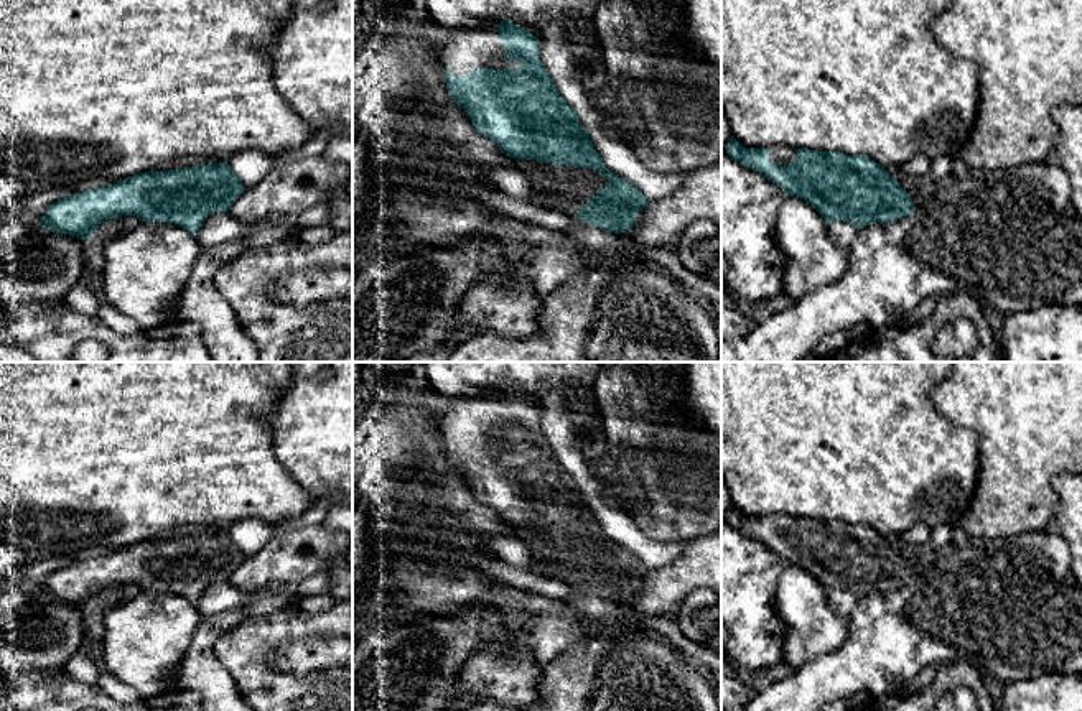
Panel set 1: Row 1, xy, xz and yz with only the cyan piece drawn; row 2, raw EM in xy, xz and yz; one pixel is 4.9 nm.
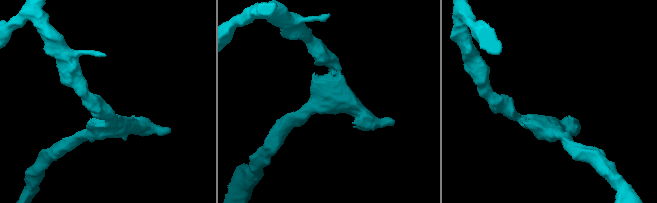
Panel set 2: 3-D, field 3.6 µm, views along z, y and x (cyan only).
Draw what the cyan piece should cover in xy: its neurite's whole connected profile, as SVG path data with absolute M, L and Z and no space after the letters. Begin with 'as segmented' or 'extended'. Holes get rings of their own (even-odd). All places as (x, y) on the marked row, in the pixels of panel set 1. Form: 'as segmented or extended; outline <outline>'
extended; outline M189 155L114 184L68 194L49 206L40 219L40 227L87 240L104 221L137 216L142 222L168 222L196 235L208 216L227 212L244 191L245 186L232 173L226 158Z

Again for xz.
extended; outline M509 20L497 26L464 26L440 41L440 63L451 99L466 112L478 133L494 140L502 153L517 160L534 189L529 202L558 211L576 222L623 234L636 225L636 214L647 206L647 198L632 184L608 170L595 150L575 110L557 91L550 72L540 61L542 40Z

